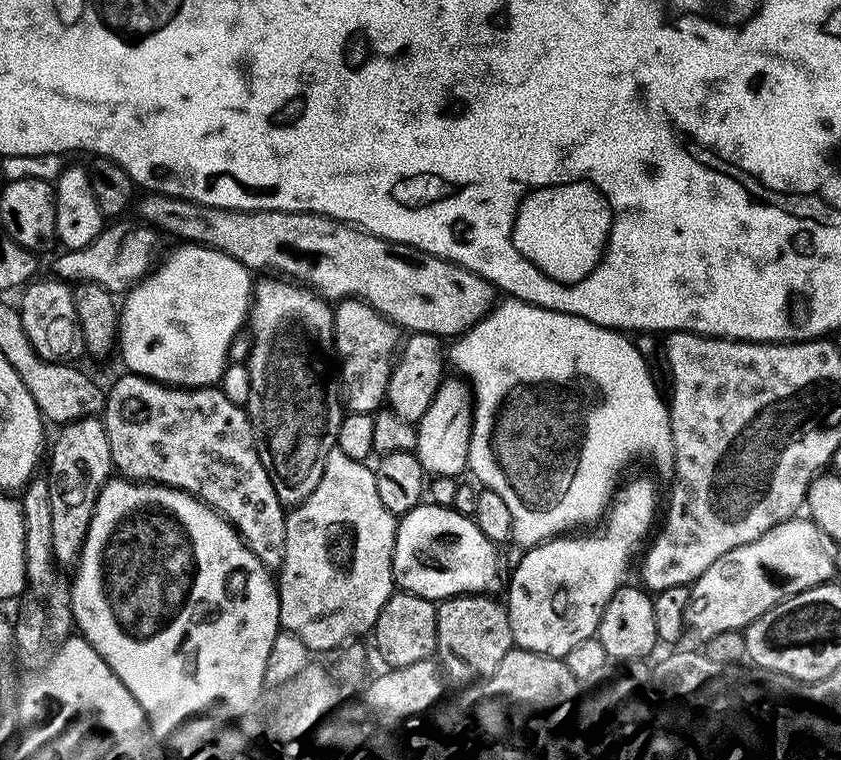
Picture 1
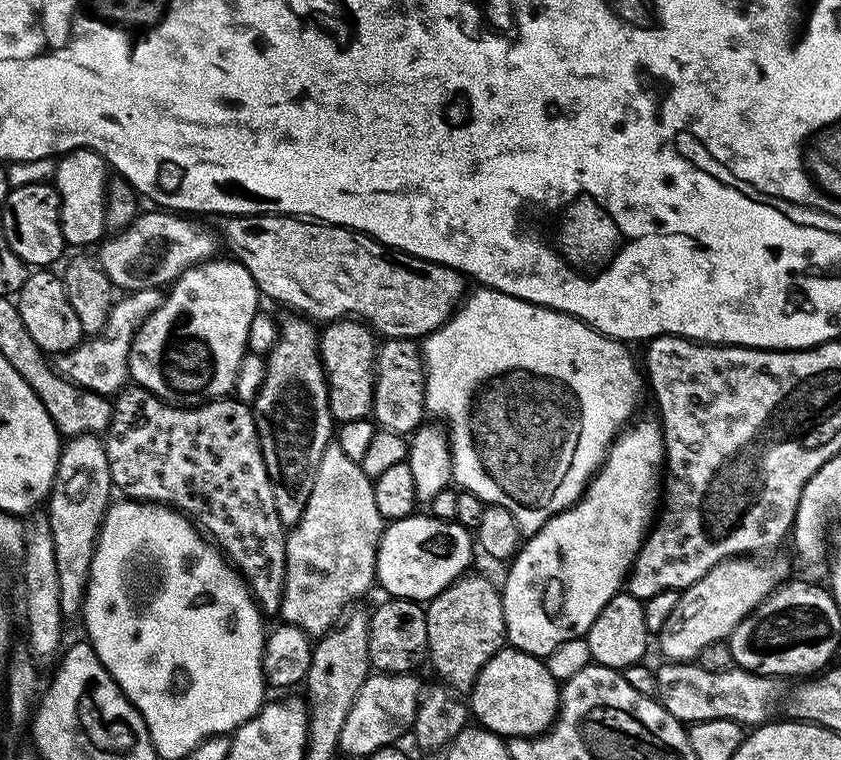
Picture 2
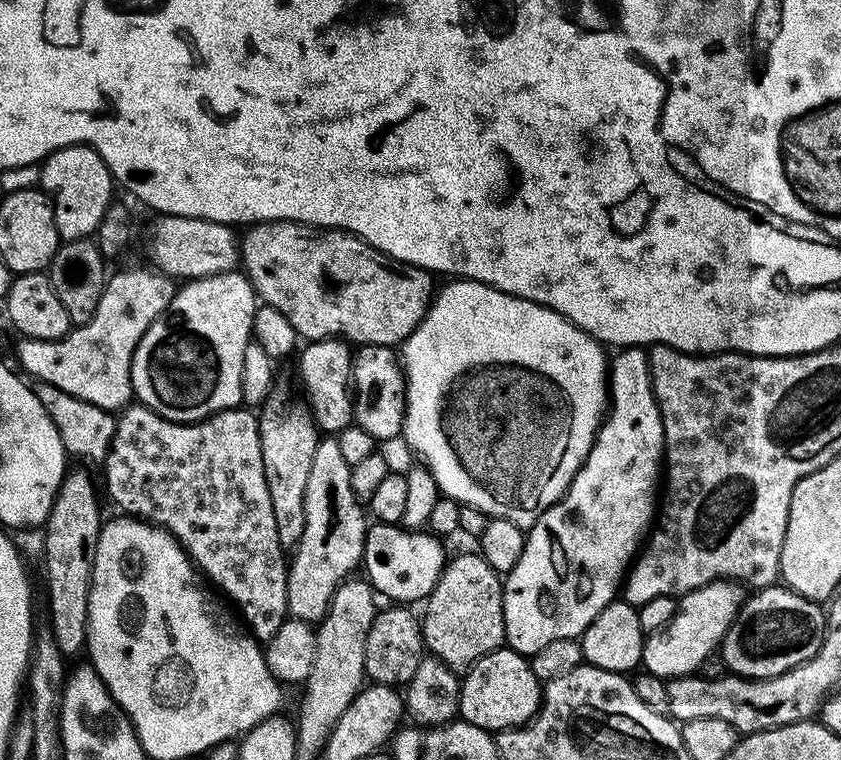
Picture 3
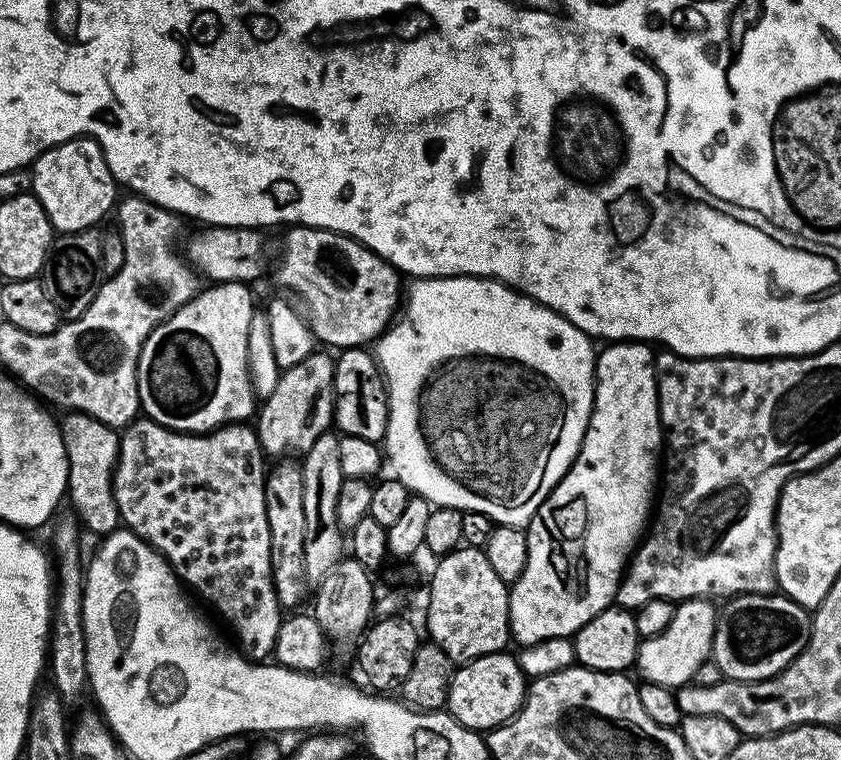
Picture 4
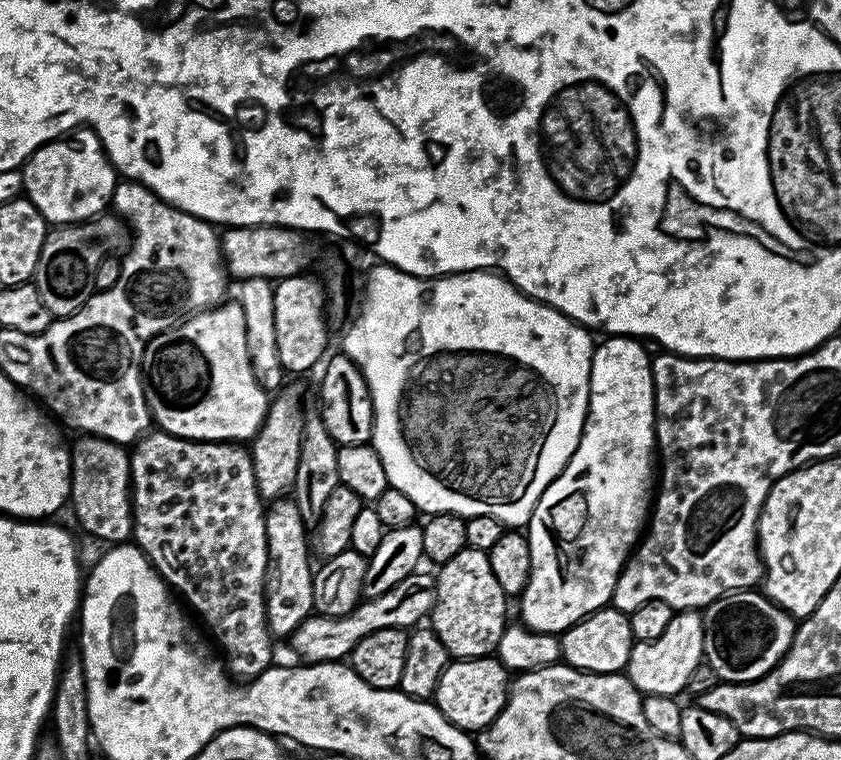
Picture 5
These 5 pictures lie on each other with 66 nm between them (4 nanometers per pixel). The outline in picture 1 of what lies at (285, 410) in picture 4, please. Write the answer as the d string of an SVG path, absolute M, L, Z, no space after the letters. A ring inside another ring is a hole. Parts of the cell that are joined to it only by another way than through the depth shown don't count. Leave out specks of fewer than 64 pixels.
M345 298L335 305L334 352L340 355L338 380L346 397L348 412L372 414L380 403L385 403L388 379L392 376L393 357L397 355L401 340L402 336L396 325L363 300Z

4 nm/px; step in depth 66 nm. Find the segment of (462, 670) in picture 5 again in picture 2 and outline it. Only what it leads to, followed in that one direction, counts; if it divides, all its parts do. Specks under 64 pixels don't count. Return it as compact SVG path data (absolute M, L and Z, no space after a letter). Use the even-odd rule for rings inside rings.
M505 646L490 658L490 662L486 662L471 685L471 715L475 719L477 716L483 727L501 738L531 737L537 730L547 729L556 719L561 685L558 680L556 684L552 675L553 669L541 657Z

